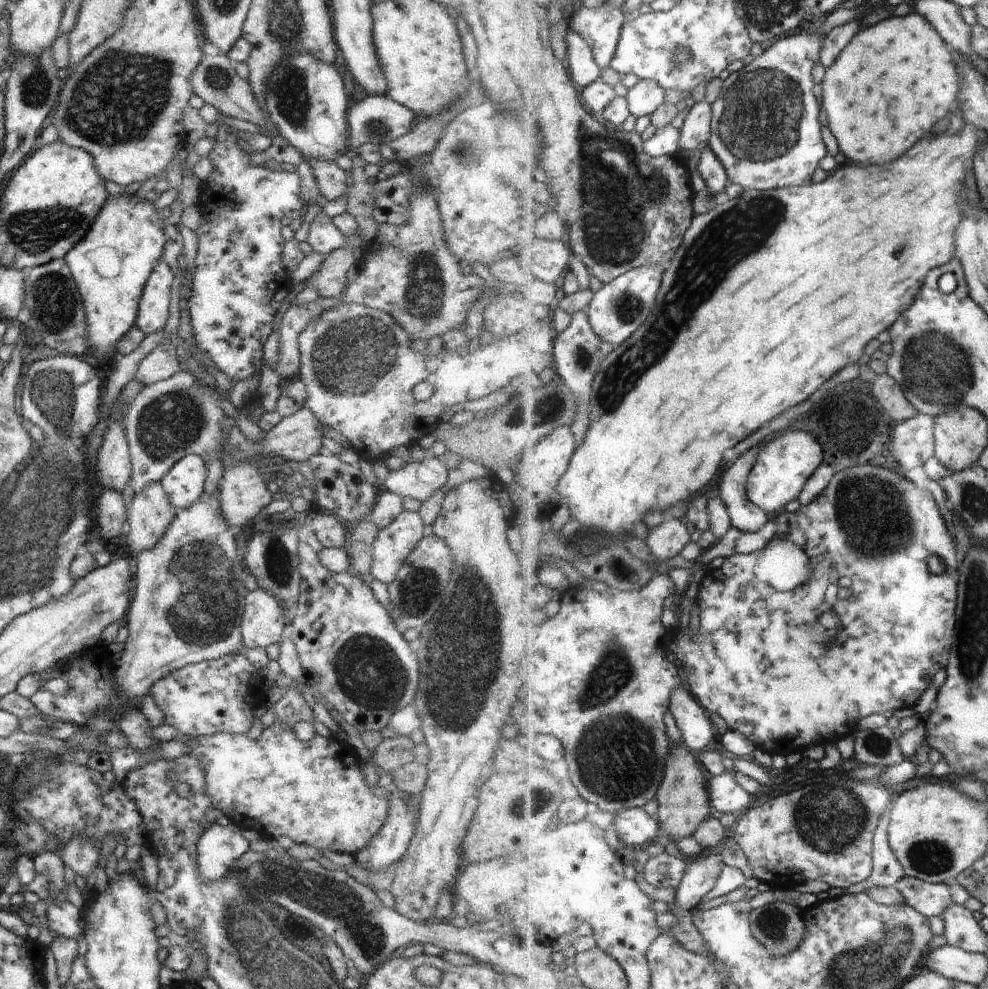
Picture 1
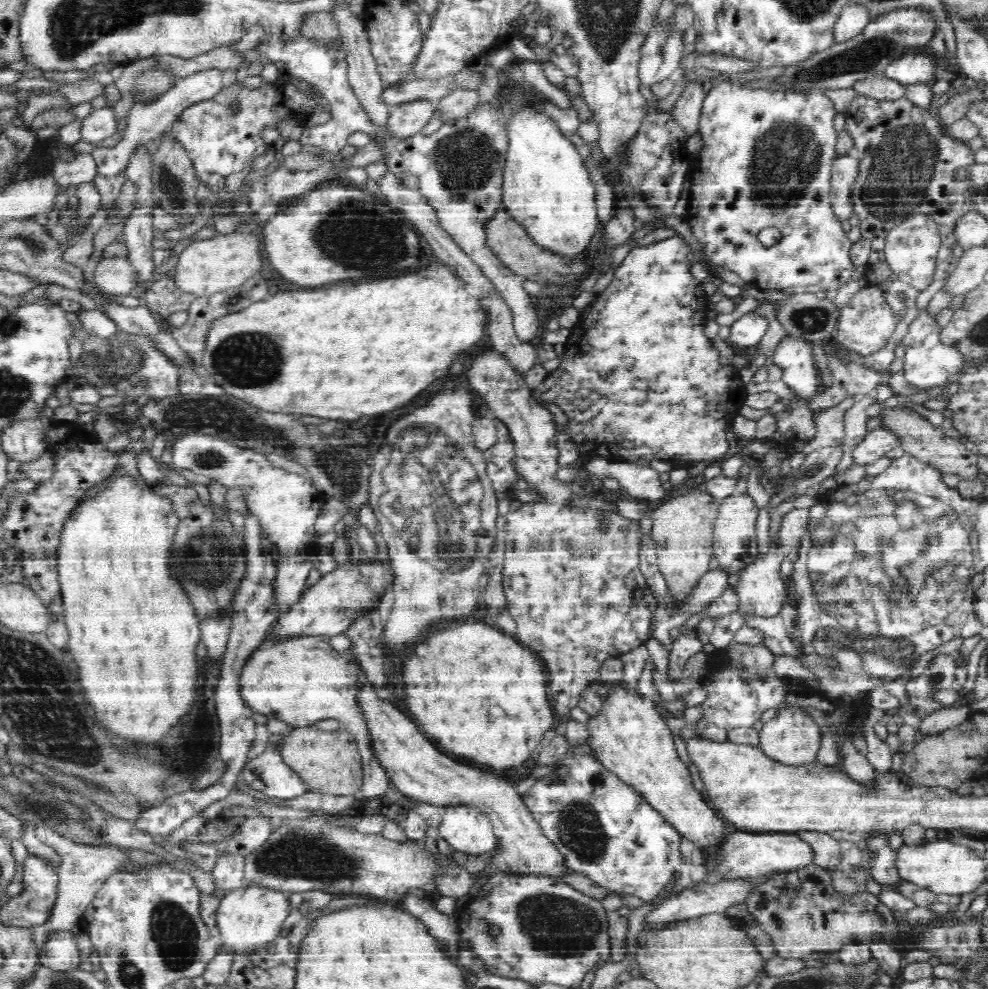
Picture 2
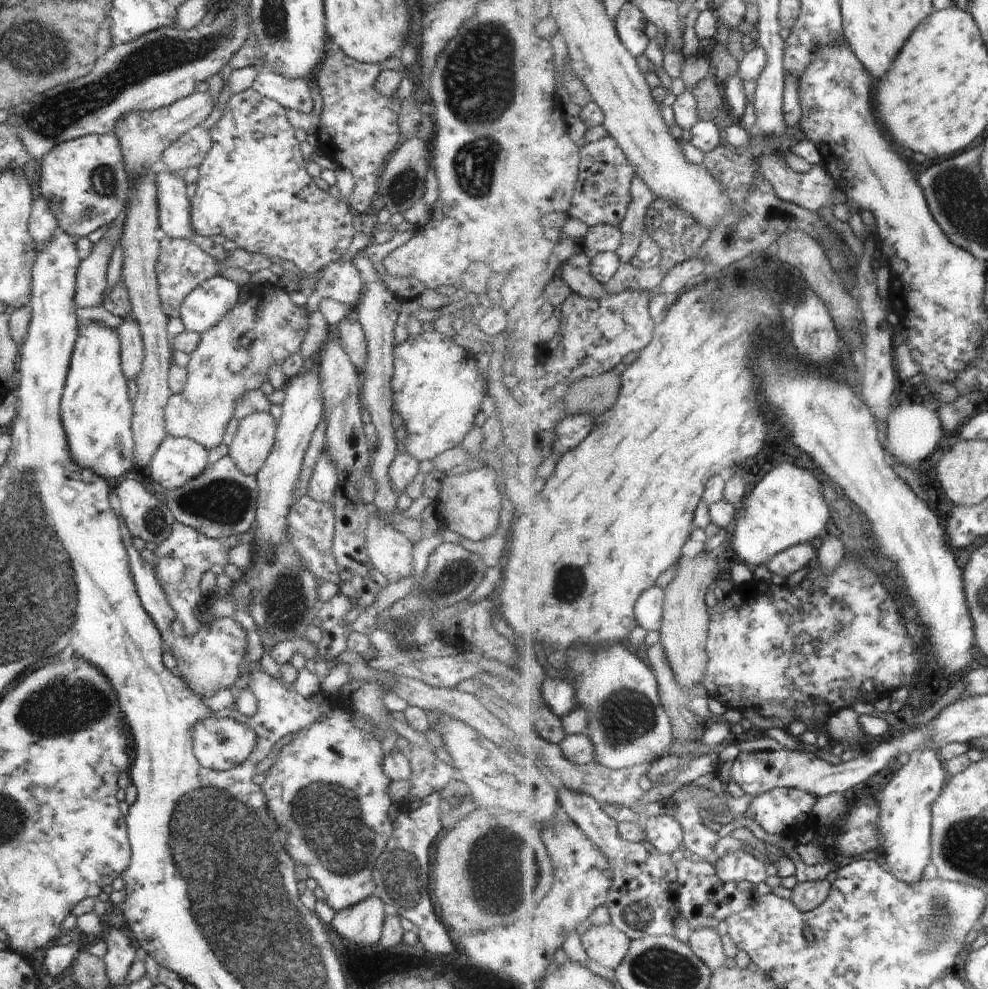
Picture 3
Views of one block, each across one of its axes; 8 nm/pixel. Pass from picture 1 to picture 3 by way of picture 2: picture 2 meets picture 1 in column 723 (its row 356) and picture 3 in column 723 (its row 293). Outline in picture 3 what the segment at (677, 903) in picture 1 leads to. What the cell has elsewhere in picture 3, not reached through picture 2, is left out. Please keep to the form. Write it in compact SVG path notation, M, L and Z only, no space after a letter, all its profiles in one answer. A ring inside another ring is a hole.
M745 850L731 852L714 864L720 878L729 884L750 882L762 884L768 880L766 862Z

